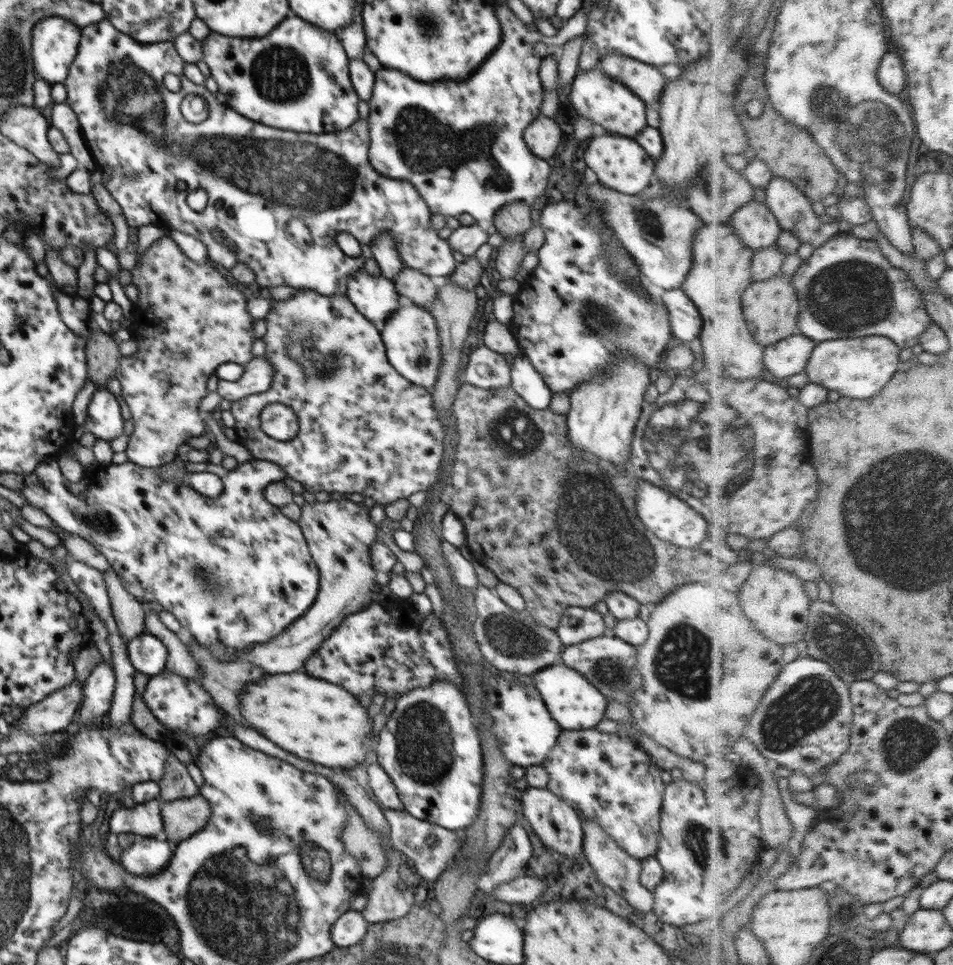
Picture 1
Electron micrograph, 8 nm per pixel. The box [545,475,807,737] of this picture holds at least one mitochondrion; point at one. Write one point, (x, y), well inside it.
(681, 663)

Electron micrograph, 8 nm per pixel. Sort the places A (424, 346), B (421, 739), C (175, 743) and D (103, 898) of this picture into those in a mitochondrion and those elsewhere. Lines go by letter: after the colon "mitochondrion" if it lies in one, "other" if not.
A: mitochondrion
B: mitochondrion
C: other
D: other

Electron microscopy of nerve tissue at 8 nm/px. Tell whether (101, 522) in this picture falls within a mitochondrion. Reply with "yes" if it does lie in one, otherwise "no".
yes

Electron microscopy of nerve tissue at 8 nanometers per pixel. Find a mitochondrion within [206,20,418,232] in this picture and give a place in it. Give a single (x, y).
(279, 73)

